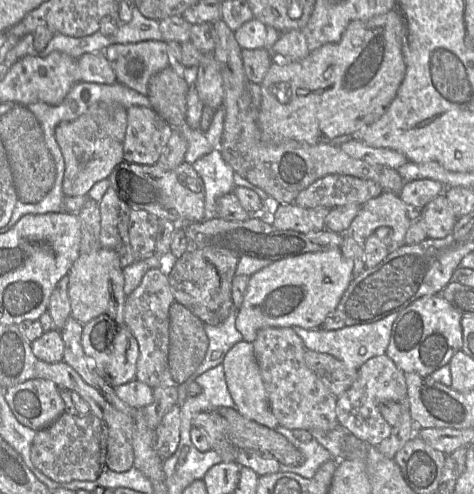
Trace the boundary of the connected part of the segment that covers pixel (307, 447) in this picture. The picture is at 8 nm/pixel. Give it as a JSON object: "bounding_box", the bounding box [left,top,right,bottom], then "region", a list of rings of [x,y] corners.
{"bounding_box":[272,426,334,478],"region":[[[282,426],[272,428],[282,434],[293,444],[305,457],[305,461],[300,466],[288,466],[281,464],[280,472],[290,472],[298,474],[303,478],[312,478],[317,470],[327,461],[334,459],[332,454],[323,447],[315,438],[309,442],[300,442],[294,437],[293,431]]]}

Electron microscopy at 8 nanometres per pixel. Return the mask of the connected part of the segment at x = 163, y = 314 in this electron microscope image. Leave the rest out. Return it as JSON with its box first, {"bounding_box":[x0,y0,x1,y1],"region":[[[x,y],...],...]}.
{"bounding_box":[124,268,175,389],"region":[[[160,268],[148,270],[138,287],[125,300],[124,324],[132,332],[138,341],[139,358],[137,361],[137,379],[152,389],[155,387],[165,387],[174,385],[170,369],[168,366],[169,353],[169,308],[175,301],[171,291],[167,275]]]}

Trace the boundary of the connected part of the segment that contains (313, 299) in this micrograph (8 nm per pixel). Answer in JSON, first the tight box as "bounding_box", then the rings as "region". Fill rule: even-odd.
{"bounding_box":[235,248,354,343],"region":[[[340,248],[274,261],[249,277],[243,302],[237,309],[235,327],[242,334],[243,340],[250,343],[253,343],[258,331],[263,328],[321,328],[354,278],[352,270],[351,261],[343,256]]]}

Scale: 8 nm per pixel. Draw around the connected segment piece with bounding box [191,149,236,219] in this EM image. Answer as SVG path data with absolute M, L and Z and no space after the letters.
M218 149L212 150L191 165L204 184L205 219L218 218L217 200L232 193L236 187L234 170L226 163Z

